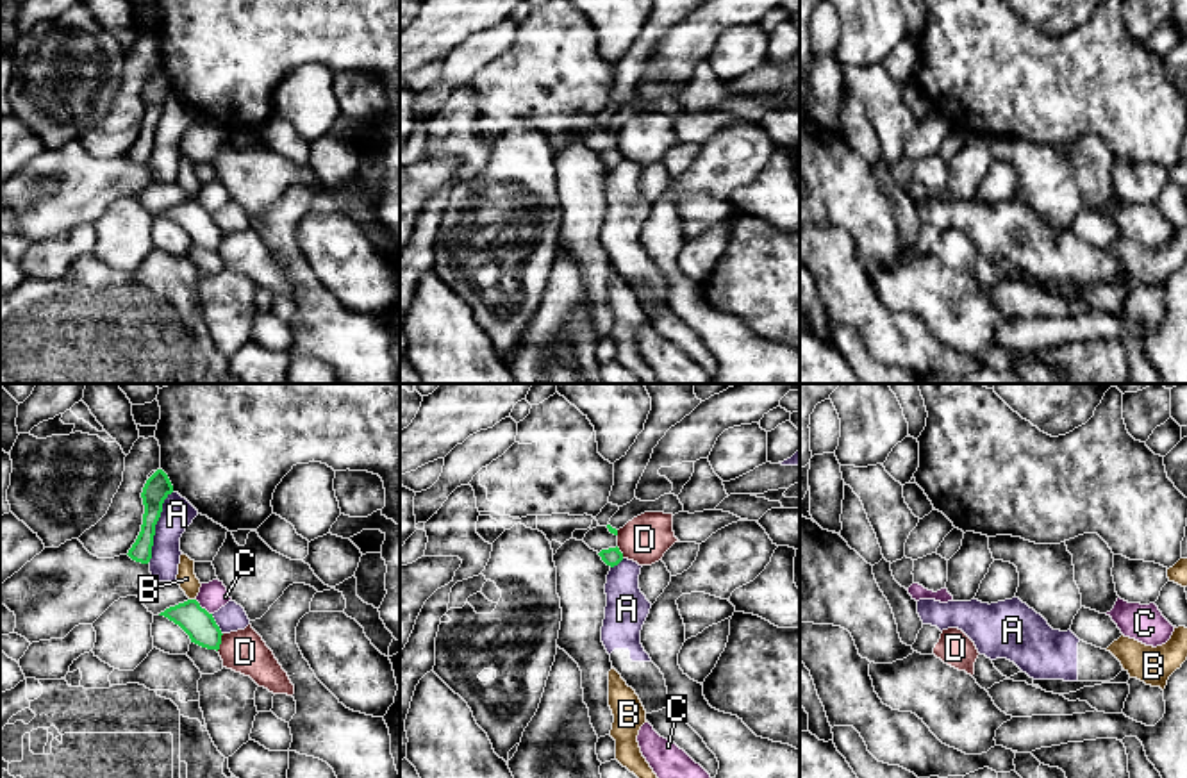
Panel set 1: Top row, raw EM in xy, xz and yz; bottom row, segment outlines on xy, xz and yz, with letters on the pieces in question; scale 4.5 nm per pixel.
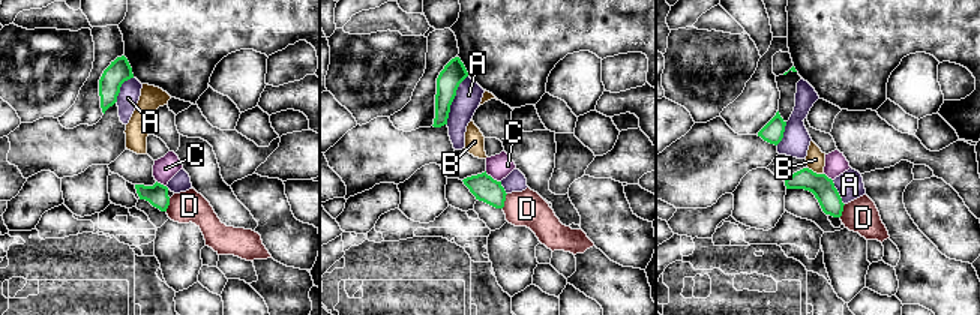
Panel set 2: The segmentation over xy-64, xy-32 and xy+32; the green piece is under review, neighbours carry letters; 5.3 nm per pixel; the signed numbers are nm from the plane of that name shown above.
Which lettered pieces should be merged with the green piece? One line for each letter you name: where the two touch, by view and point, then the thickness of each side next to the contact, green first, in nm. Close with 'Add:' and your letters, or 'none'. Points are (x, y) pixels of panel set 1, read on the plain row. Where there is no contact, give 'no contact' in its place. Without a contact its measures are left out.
Add: none

